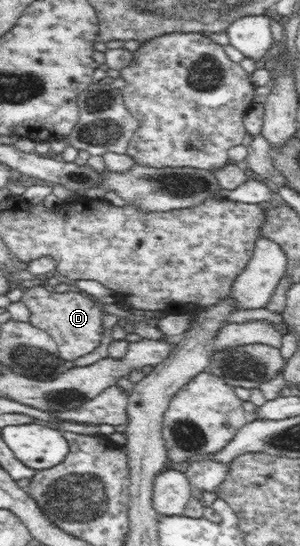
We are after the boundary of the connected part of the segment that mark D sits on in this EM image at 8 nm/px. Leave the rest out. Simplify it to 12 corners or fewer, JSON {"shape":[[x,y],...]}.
{"shape":[[26,284],[30,324],[62,361],[100,347],[102,310],[76,288]]}

